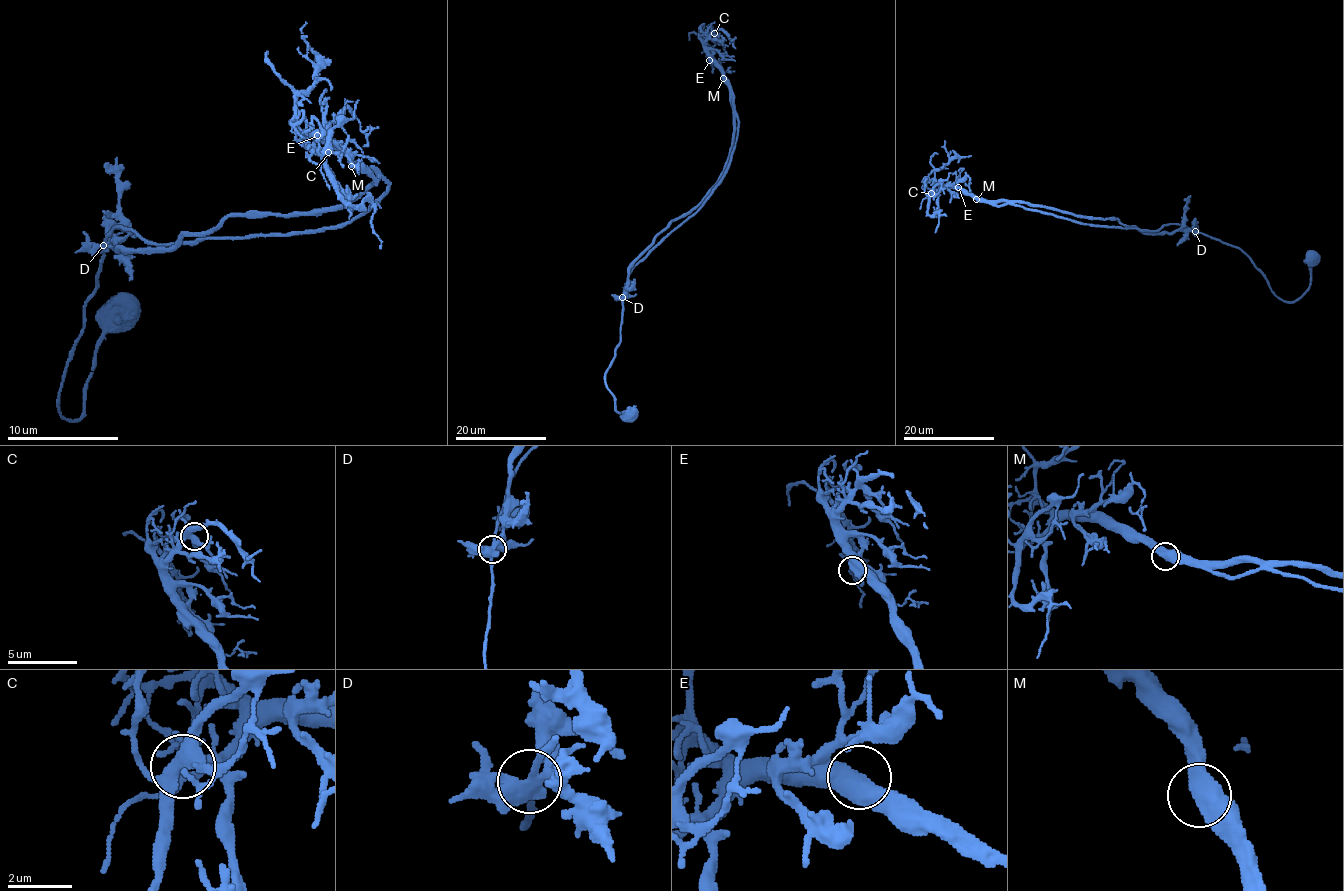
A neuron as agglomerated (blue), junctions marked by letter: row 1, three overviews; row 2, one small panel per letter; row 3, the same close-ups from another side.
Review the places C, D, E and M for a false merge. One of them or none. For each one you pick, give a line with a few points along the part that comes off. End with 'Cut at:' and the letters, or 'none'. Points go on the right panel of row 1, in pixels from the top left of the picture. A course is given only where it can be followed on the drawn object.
Cut at: none

